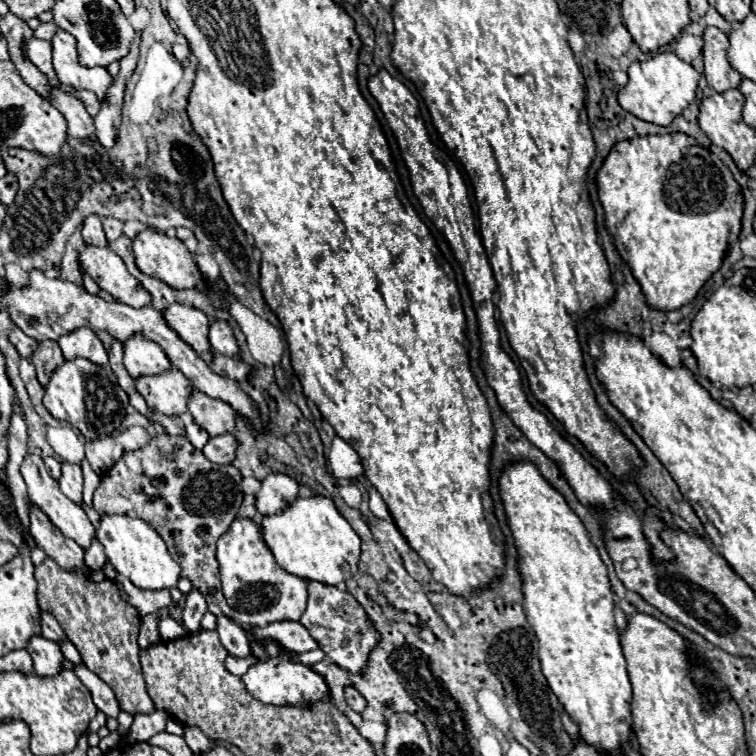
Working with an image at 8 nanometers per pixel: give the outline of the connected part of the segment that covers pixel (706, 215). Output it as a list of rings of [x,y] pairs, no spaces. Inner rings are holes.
[[[664,134],[664,136],[644,136],[644,138],[632,138],[632,140],[624,140],[624,142],[618,142],[608,158],[604,160],[598,176],[596,176],[596,182],[598,182],[598,194],[600,194],[600,202],[604,206],[604,212],[606,212],[606,228],[608,232],[614,236],[614,242],[616,242],[616,250],[620,252],[620,256],[626,260],[626,264],[630,266],[634,278],[640,282],[642,286],[642,292],[646,296],[646,302],[656,308],[656,310],[678,310],[686,304],[690,304],[694,300],[694,296],[698,294],[698,290],[704,286],[704,282],[714,274],[718,272],[718,268],[722,266],[722,260],[726,256],[726,250],[728,250],[728,238],[730,238],[730,214],[740,214],[742,218],[742,208],[744,208],[744,196],[742,196],[742,188],[740,184],[734,180],[732,172],[728,170],[728,166],[718,158],[714,156],[710,150],[702,148],[696,144],[694,138],[686,136],[686,134]]]

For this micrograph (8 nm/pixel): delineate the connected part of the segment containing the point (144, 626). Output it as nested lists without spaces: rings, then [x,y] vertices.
[[[156,613],[142,617],[138,637],[138,644],[141,649],[161,642],[161,637],[158,632],[158,623],[159,616]]]

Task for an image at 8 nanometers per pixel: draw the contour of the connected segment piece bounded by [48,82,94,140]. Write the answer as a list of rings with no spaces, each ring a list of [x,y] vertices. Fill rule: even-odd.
[[[50,82],[48,94],[52,104],[64,114],[68,122],[68,136],[74,136],[80,140],[94,138],[94,118],[86,112],[84,104],[76,96],[60,90],[58,82]]]

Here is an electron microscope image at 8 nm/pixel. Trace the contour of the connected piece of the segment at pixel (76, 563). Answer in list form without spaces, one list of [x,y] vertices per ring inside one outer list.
[[[30,504],[30,534],[36,540],[36,546],[46,550],[46,554],[50,558],[54,558],[62,568],[66,568],[66,570],[82,568],[86,574],[90,574],[92,580],[102,580],[104,578],[102,570],[90,572],[84,566],[84,560],[82,560],[84,550],[74,540],[64,538],[64,534],[58,528],[52,526],[48,516],[32,504]]]

